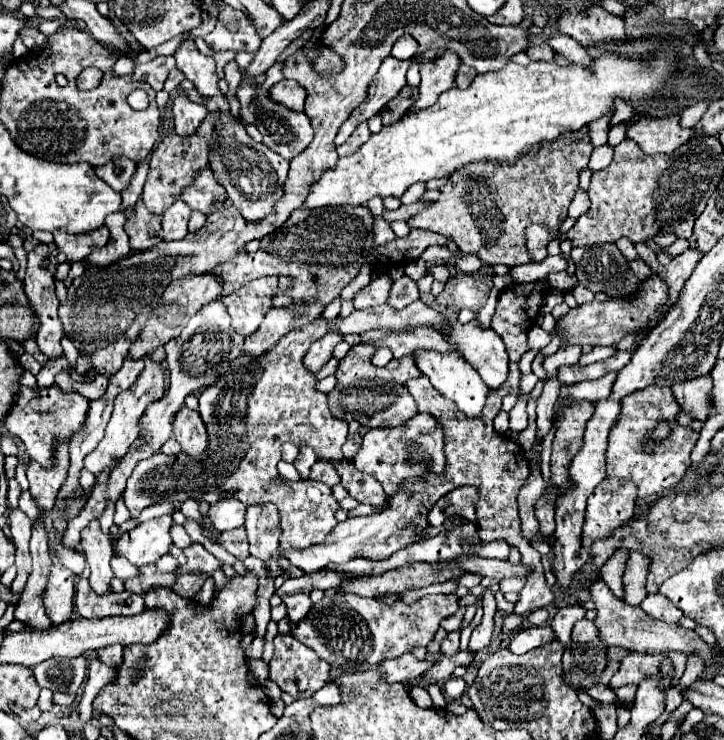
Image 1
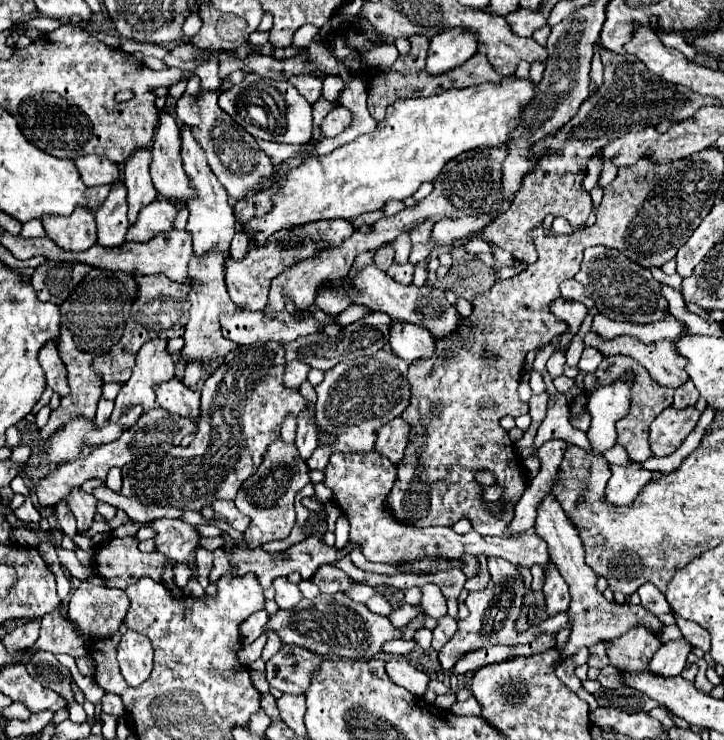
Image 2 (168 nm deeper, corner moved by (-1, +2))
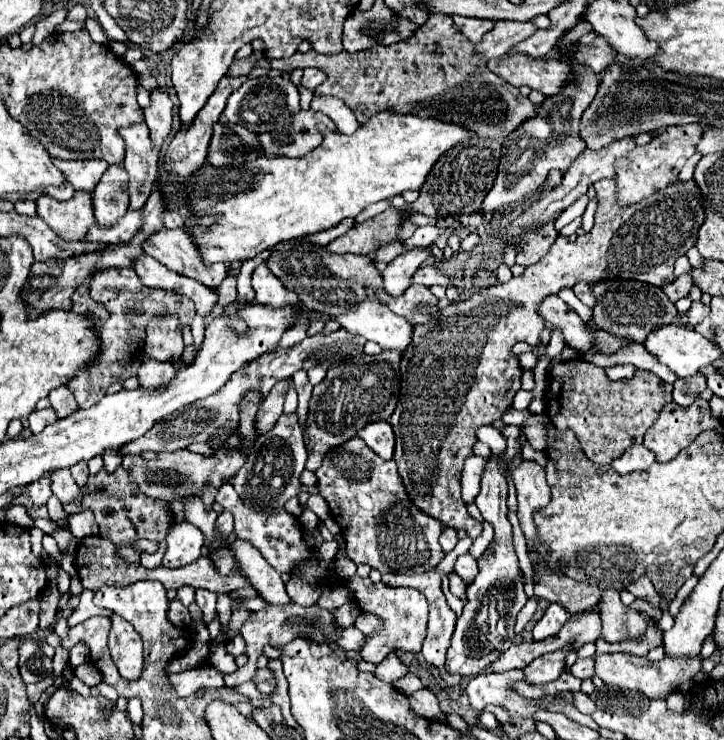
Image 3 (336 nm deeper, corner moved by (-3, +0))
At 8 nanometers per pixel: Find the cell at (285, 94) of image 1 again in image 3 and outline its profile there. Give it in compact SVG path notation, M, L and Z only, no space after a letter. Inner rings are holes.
M308 67L308 69L304 69L302 87L306 87L306 89L314 91L314 87L322 85L324 81L326 81L326 73L324 73L322 69L318 69L318 67Z

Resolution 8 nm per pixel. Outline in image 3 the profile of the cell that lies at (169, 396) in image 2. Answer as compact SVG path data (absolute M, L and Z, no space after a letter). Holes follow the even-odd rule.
M142 359L142 365L138 369L138 379L142 387L164 387L164 383L170 383L172 375L176 375L176 369L172 363L156 361L156 359Z

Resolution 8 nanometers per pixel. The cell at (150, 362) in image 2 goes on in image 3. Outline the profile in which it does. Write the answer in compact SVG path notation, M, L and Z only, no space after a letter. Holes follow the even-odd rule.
M172 315L162 319L152 319L146 325L146 345L144 355L158 361L172 361L172 357L180 357L184 351L180 321Z

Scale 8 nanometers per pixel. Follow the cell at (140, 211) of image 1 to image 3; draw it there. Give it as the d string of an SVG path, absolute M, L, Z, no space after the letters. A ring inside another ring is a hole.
M134 123L130 127L120 127L120 137L126 143L124 169L130 175L130 183L128 183L130 209L140 211L156 183L160 149L152 145L146 123Z

